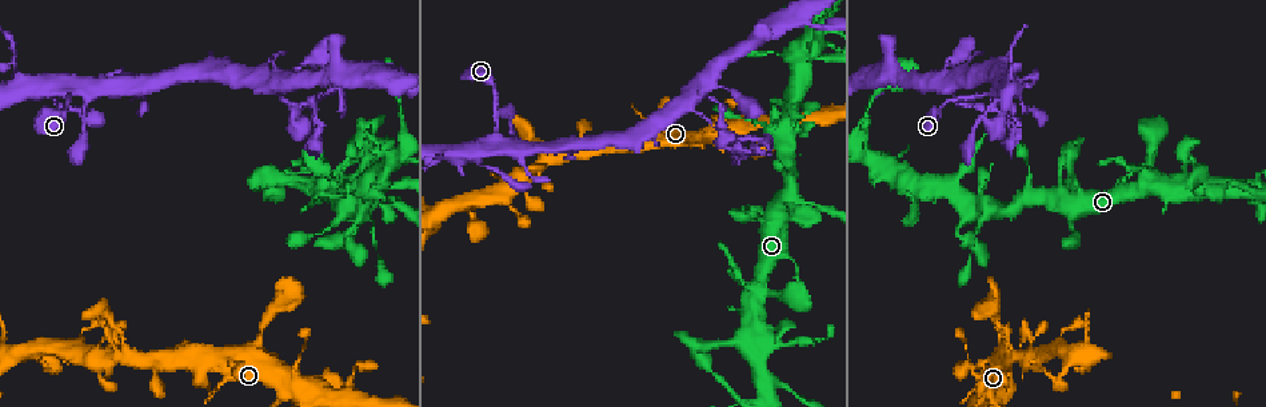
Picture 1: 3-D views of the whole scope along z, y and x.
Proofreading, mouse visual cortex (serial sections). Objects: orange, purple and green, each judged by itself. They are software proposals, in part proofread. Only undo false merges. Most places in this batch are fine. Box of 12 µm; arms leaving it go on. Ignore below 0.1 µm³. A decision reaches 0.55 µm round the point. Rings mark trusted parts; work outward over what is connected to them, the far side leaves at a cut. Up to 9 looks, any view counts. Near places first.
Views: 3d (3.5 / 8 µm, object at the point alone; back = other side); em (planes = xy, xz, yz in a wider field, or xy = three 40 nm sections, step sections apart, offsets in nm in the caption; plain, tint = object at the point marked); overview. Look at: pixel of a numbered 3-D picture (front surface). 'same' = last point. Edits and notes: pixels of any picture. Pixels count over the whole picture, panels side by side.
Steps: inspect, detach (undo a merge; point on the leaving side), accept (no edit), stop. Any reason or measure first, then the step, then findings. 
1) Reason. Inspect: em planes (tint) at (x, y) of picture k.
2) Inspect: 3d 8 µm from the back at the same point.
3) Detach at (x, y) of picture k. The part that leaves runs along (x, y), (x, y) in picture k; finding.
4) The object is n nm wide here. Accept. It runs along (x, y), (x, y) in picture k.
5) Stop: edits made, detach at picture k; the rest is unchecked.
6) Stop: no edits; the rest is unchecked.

Inspect: 3d 3.5 µm at (989, 396) of picture 1.

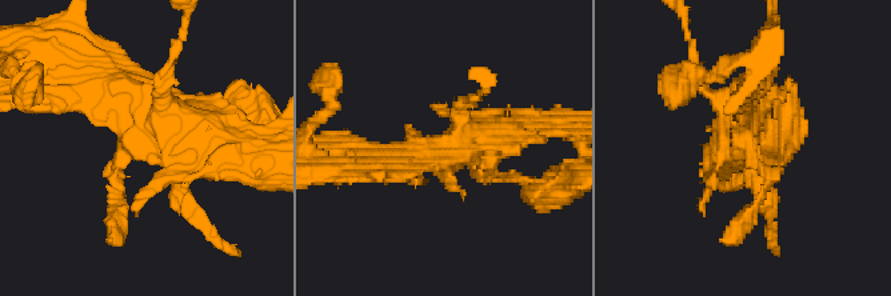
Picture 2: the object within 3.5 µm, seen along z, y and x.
Now the EM. Inspect: em xy step 1 (plain) at (137, 140) of picture 2.

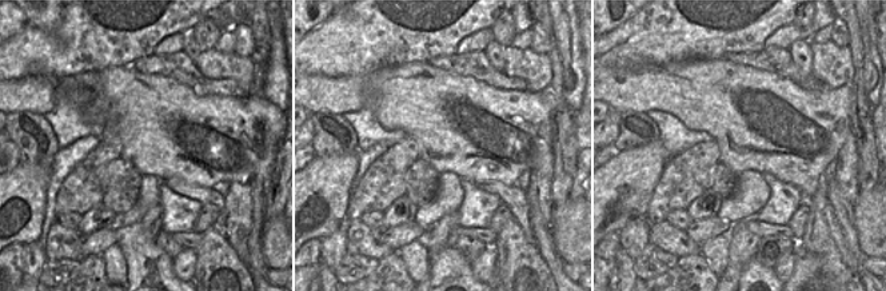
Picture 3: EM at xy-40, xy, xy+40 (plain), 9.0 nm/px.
Where the object lies. Inspect: em xy step 1 (tint) at the same point.

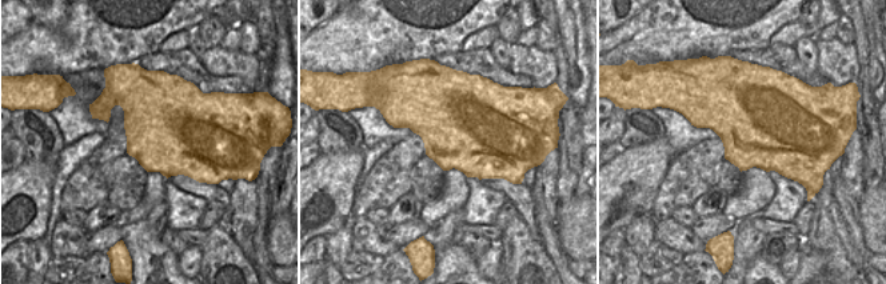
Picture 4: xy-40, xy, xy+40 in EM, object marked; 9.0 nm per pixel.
Accept. It runs along (107, 84), (152, 110), (115, 195) in picture 2; continuous, no second cell.

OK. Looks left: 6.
Side arm on a straight run. Inspect: 3d 3.5 µm at (365, 205) of picture 1.

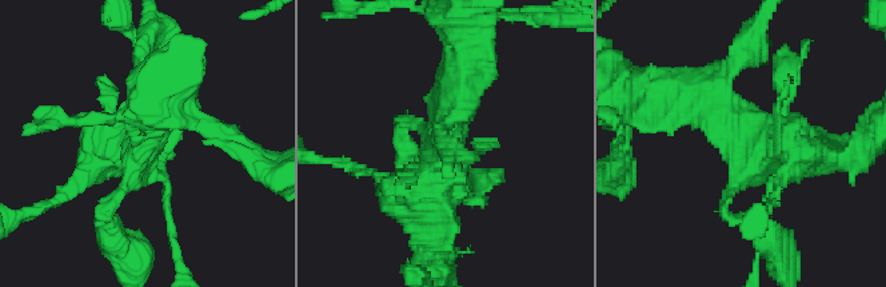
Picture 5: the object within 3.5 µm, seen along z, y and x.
Inspect: em xy step 5 (tint) at (139, 146) of picture 5.

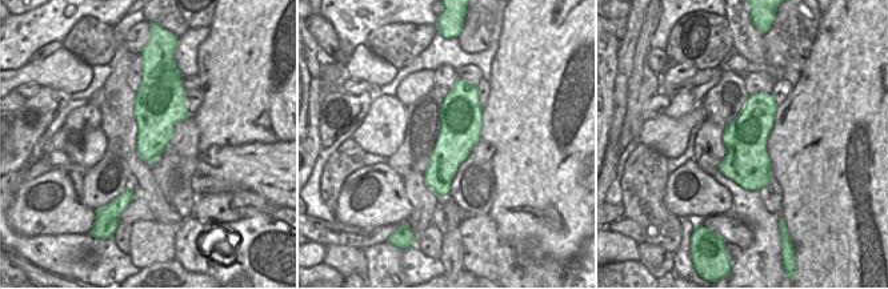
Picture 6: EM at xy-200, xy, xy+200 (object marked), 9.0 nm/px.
Inspect: em planes (tint) at the same point.

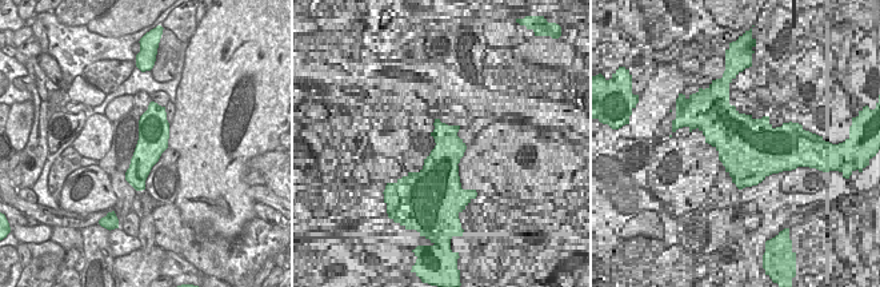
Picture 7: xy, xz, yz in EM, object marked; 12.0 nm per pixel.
The object is 380 nm wide here. Accept. It runs along (846, 156), (743, 140), (693, 95) in picture 5; one cell here.

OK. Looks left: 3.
Thin neck. Inspect: 3d 3.5 µm from the back at (329, 178) of picture 1.

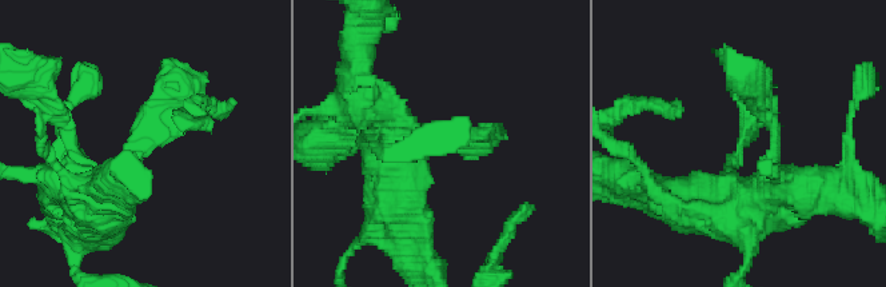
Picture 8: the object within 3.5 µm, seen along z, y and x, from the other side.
Inspect: em planes (tint) at (740, 146) of picture 8.

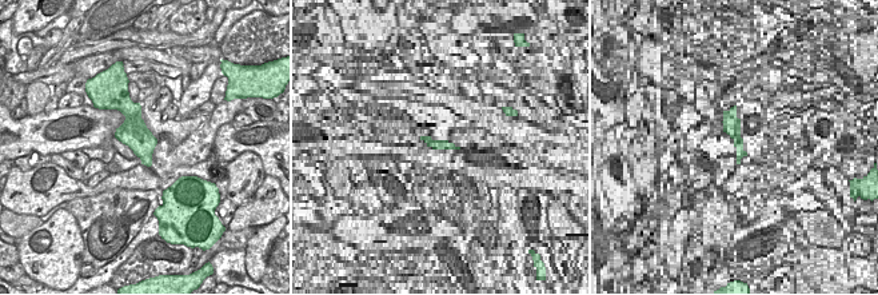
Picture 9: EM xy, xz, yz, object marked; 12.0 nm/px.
Accept. It runs along (102, 206), (175, 111), (171, 70) in picture 8; one cell here.

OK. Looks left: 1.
Stop: no edits; the rest is unchecked.

